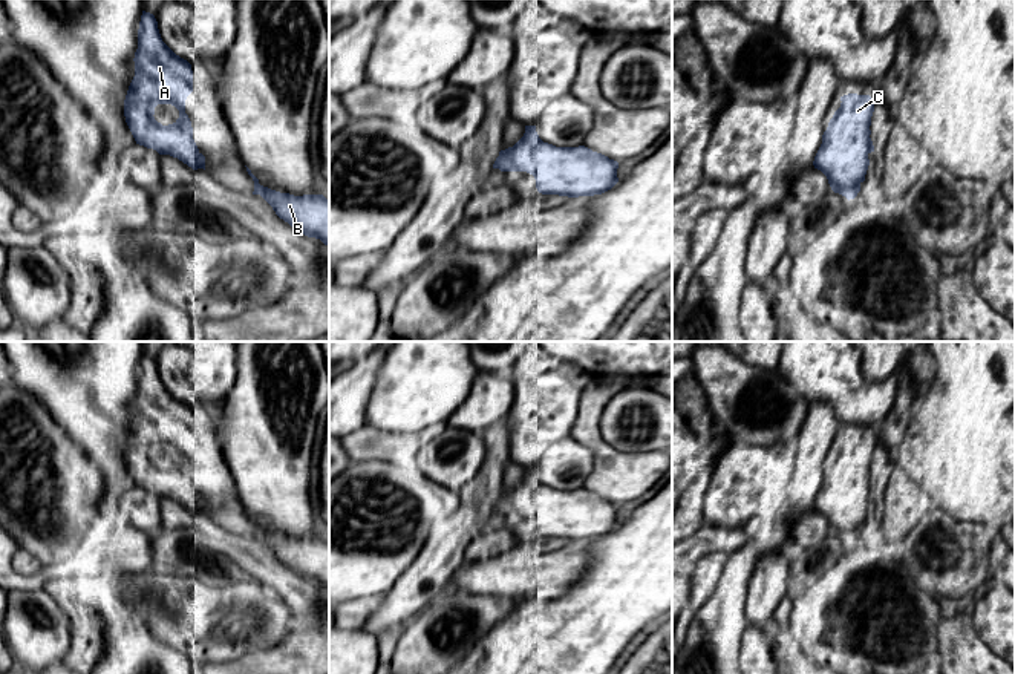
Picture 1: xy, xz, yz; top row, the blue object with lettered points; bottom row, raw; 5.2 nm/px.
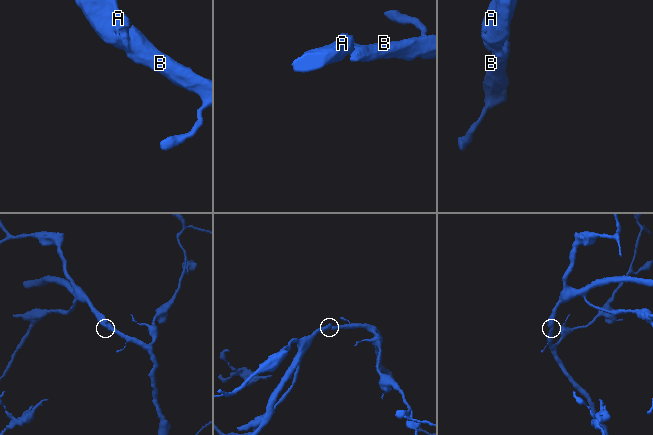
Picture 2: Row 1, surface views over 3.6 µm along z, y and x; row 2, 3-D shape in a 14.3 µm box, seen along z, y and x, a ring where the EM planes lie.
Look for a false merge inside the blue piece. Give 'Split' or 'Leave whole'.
Leave whole

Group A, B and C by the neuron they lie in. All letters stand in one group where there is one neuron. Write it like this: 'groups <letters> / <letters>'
groups A B C

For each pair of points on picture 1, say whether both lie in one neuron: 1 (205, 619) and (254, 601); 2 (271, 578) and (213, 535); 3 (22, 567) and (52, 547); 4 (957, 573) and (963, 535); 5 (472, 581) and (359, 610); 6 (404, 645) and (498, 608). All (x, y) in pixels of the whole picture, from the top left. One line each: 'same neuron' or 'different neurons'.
1: same neuron
2: same neuron
3: different neurons
4: same neuron
5: different neurons
6: same neuron

